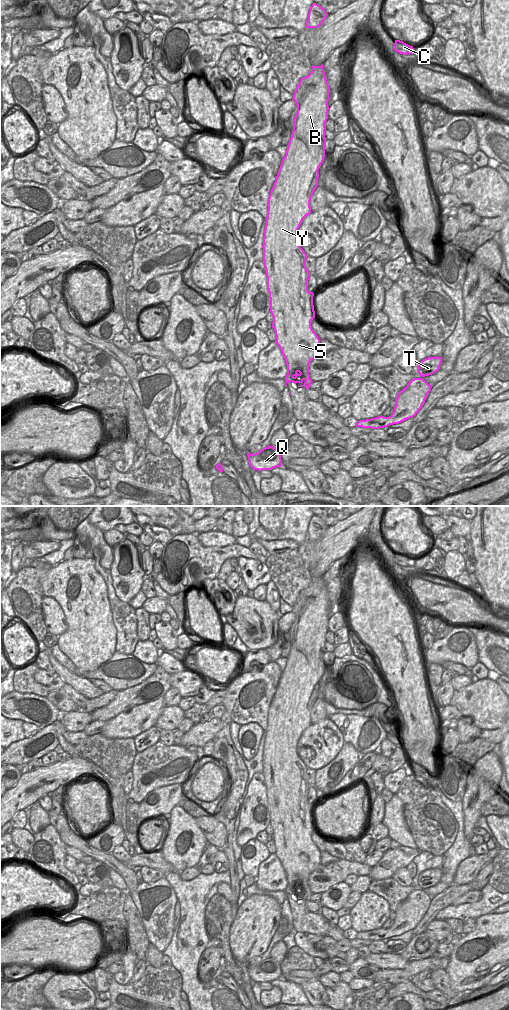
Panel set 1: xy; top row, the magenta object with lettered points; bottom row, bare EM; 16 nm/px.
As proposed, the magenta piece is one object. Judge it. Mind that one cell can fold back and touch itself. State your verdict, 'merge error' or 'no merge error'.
no merge error

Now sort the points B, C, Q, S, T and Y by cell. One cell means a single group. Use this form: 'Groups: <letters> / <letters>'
Groups: B C Q S T Y

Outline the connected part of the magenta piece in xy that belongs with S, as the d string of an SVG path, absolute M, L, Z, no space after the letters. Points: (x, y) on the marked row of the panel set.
M323 64L312 66L308 76L300 79L293 94L297 113L293 118L293 131L287 145L286 155L278 170L276 180L268 198L268 210L263 238L263 263L267 277L267 289L270 298L270 312L273 316L272 328L275 331L276 344L279 346L287 365L286 386L289 382L300 383L301 387L310 388L313 382L309 375L310 362L321 353L320 339L311 327L315 318L313 292L308 291L310 272L306 268L307 254L297 242L297 231L303 219L311 213L311 197L318 186L319 168L325 158L325 123L328 119L329 85Z

